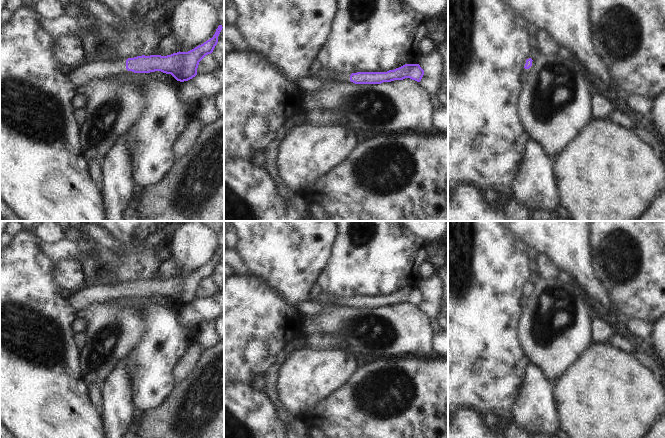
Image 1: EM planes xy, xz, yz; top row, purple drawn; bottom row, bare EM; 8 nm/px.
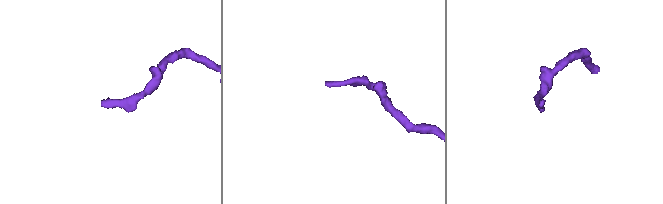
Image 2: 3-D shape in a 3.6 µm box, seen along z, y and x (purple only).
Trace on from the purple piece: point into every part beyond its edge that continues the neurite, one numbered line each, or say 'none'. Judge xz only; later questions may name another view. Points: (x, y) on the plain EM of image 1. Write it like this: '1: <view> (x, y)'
1: xz (323, 297)

